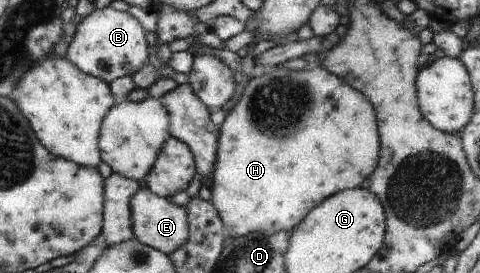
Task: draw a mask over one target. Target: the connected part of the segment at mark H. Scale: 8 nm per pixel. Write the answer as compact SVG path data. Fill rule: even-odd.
M315 65L303 71L276 67L270 73L248 81L244 88L242 97L222 121L217 138L216 164L208 188L209 202L227 232L227 241L251 234L264 236L279 230L290 231L314 205L318 205L318 201L324 201L338 191L358 187L376 168L379 138L372 105L362 93L326 69Z

